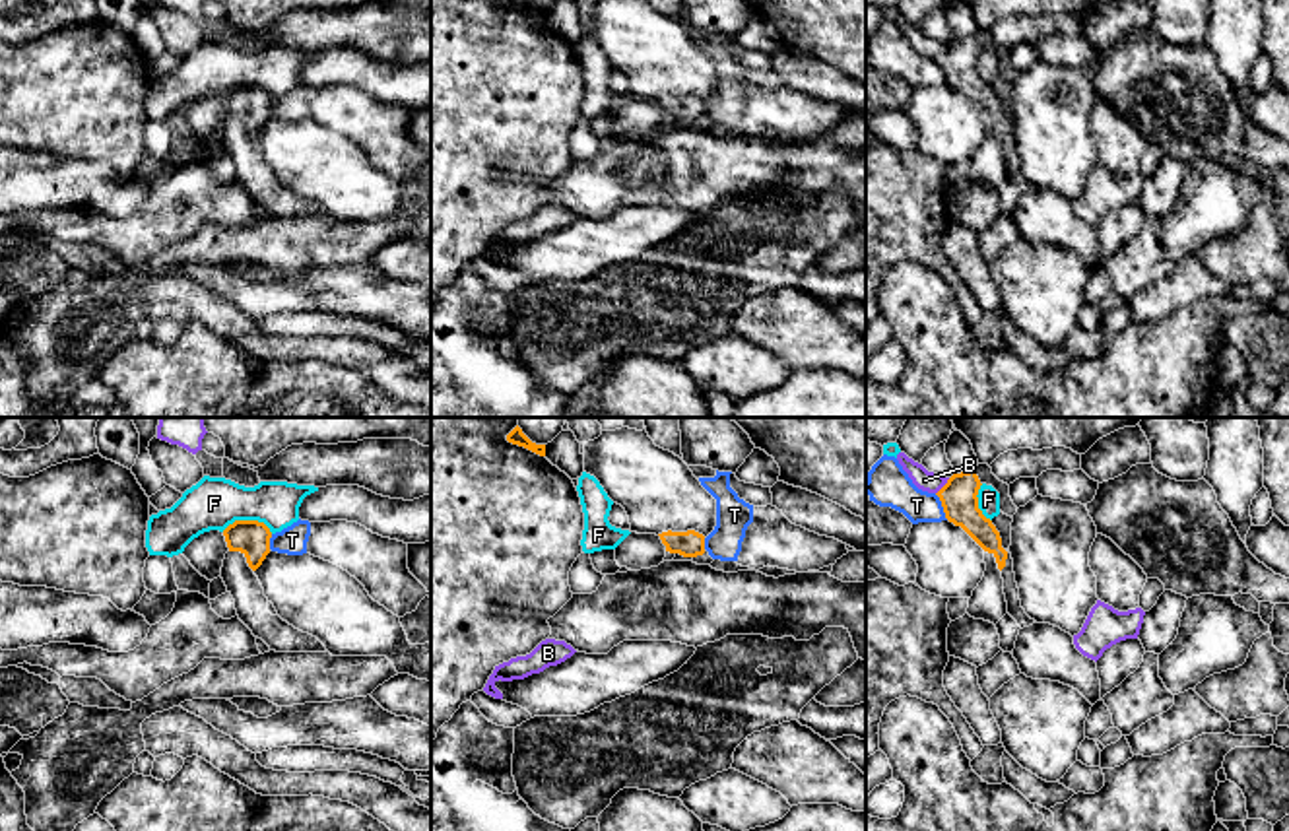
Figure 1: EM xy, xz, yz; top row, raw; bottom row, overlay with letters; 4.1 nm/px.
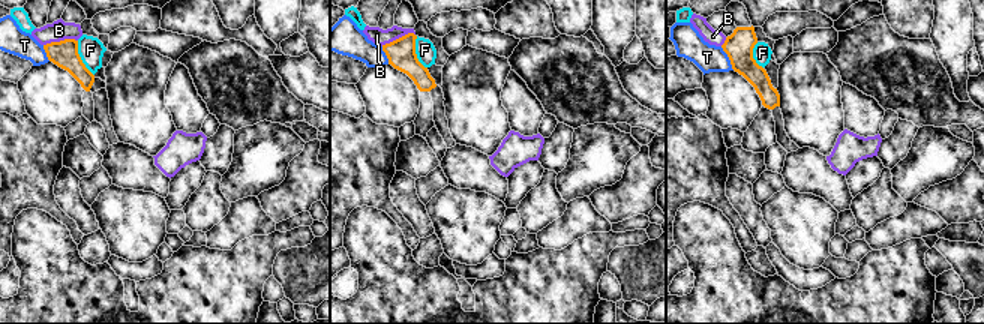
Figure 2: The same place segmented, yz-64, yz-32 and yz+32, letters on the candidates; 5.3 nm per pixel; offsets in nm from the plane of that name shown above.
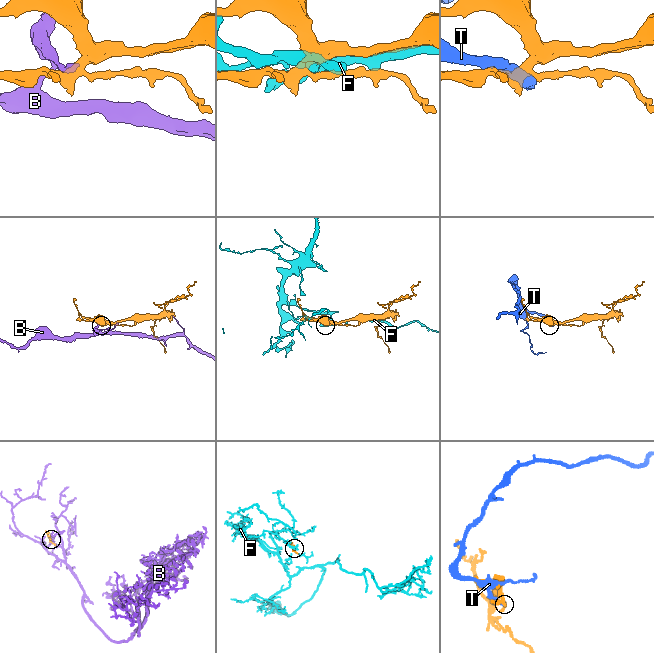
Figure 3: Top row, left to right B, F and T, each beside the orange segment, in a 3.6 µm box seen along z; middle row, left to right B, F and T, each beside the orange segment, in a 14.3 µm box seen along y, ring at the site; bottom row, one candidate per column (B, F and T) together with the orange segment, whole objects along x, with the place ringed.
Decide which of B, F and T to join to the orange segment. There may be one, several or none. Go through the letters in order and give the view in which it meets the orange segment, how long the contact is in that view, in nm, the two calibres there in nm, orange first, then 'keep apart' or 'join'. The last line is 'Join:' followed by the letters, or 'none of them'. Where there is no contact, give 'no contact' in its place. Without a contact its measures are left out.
B: contact in yz; length 90 nm; calibres 150 and 90 nm; keep apart
F: contact in xy; length 220 nm; calibres 140 and 220 nm; keep apart
T: contact in yz; length 130 nm; calibres 150 and 180 nm; keep apart
Join: none of them

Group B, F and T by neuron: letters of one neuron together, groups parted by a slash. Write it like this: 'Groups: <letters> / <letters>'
Groups: B / F / T

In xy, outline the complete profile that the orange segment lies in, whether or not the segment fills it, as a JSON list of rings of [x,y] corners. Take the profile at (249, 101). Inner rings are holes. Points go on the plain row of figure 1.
[[[235,85],[223,95],[229,116],[221,144],[235,165],[239,184],[276,217],[328,217],[313,200],[283,186],[254,140],[270,118],[272,97],[258,85]]]

